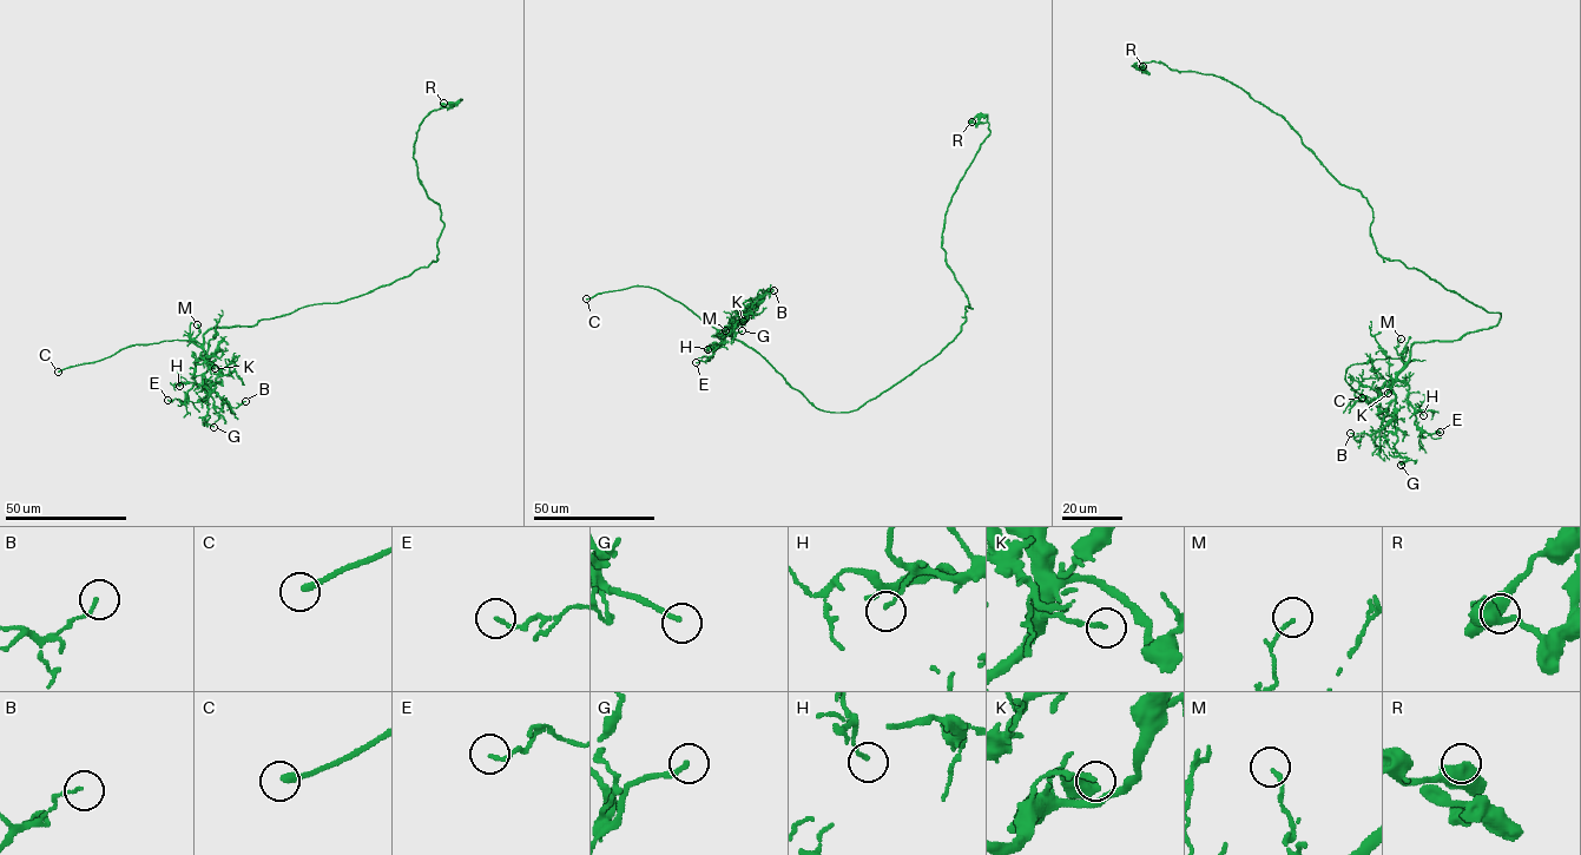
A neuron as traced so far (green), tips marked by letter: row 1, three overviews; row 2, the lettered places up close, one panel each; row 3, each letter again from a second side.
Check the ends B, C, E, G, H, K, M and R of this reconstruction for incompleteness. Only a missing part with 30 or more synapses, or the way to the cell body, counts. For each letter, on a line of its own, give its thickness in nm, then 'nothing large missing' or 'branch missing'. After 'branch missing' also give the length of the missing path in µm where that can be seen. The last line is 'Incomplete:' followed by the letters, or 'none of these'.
B: 100 nm | nothing large missing
C: 280 nm | branch missing | 20 µm
E: 130 nm | nothing large missing
G: 170 nm | nothing large missing
H: 110 nm | nothing large missing
K: 160 nm | nothing large missing
M: 140 nm | nothing large missing
R: 550 nm | nothing large missing
Incomplete: C

